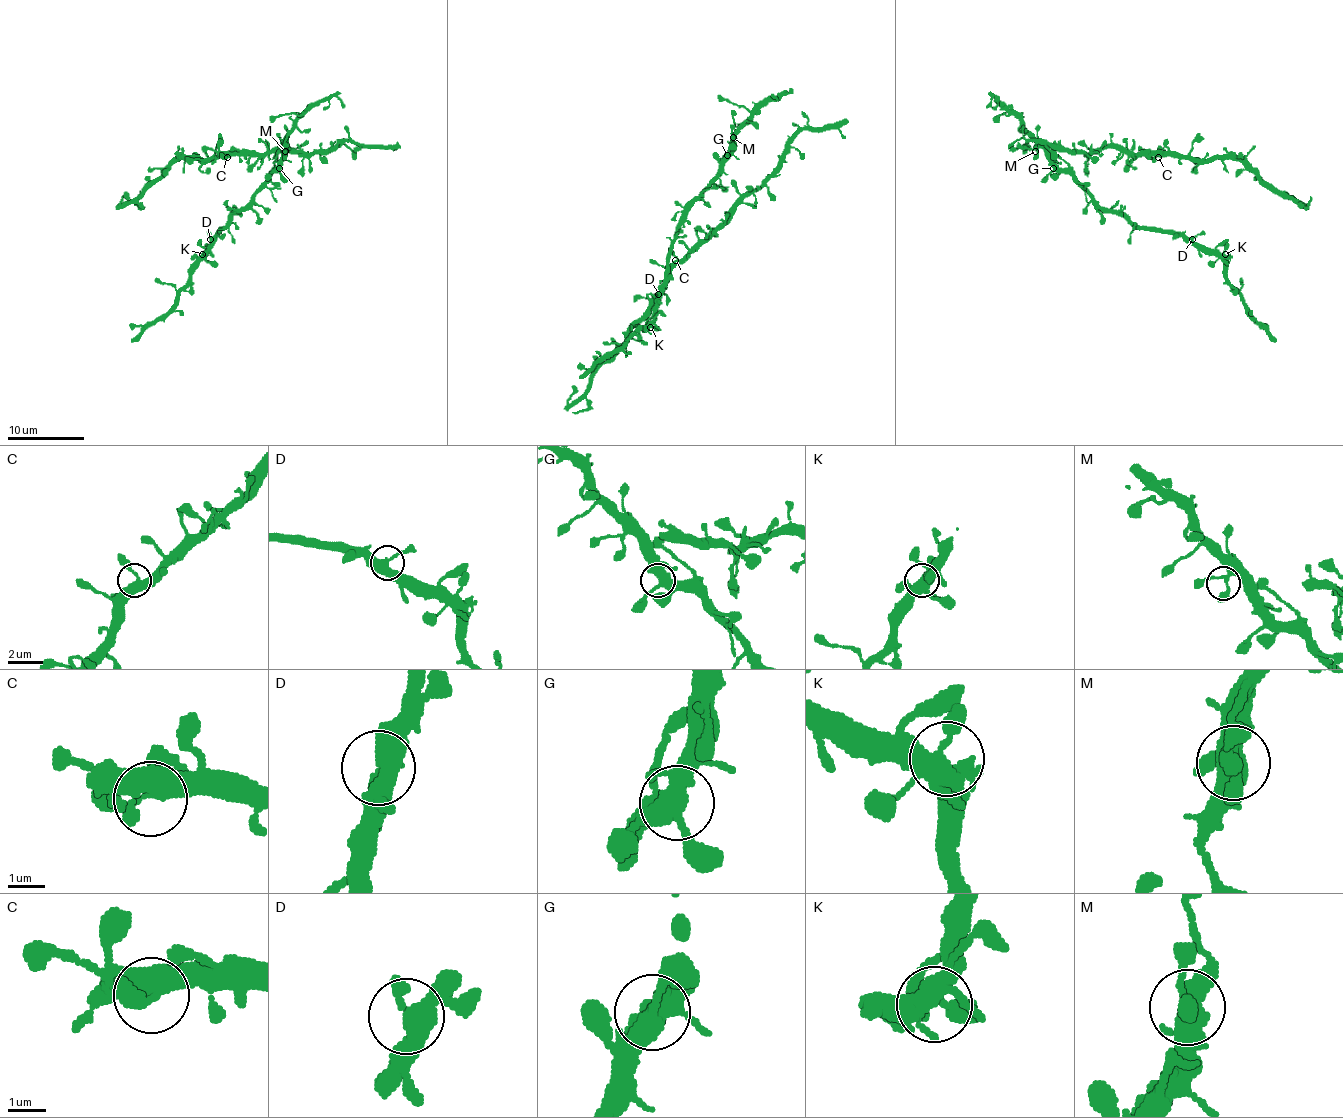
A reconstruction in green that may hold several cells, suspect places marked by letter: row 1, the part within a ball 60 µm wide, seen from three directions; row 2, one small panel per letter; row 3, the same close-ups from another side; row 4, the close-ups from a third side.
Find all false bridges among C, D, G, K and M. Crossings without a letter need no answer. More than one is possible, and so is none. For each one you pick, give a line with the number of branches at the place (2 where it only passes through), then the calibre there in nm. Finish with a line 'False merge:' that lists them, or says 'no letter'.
False merge: no letter

